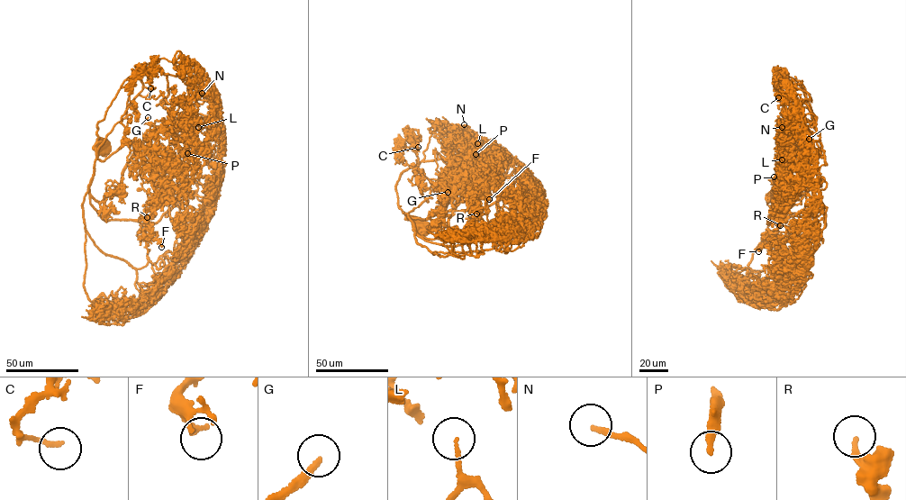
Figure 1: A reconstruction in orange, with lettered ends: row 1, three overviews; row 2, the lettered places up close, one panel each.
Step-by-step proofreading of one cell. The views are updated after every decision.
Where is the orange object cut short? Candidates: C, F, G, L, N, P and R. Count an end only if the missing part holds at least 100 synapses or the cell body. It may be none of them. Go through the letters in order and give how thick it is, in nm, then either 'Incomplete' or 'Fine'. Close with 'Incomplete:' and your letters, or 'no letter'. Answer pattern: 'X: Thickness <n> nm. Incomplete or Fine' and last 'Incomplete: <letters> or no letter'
C: Thickness 160 nm. Fine
F: Thickness 180 nm. Fine
G: Thickness 240 nm. Incomplete
L: Thickness 140 nm. Fine
N: Thickness 170 nm. Fine
P: Thickness 240 nm. Fine
R: Thickness 190 nm. Fine
Incomplete: G

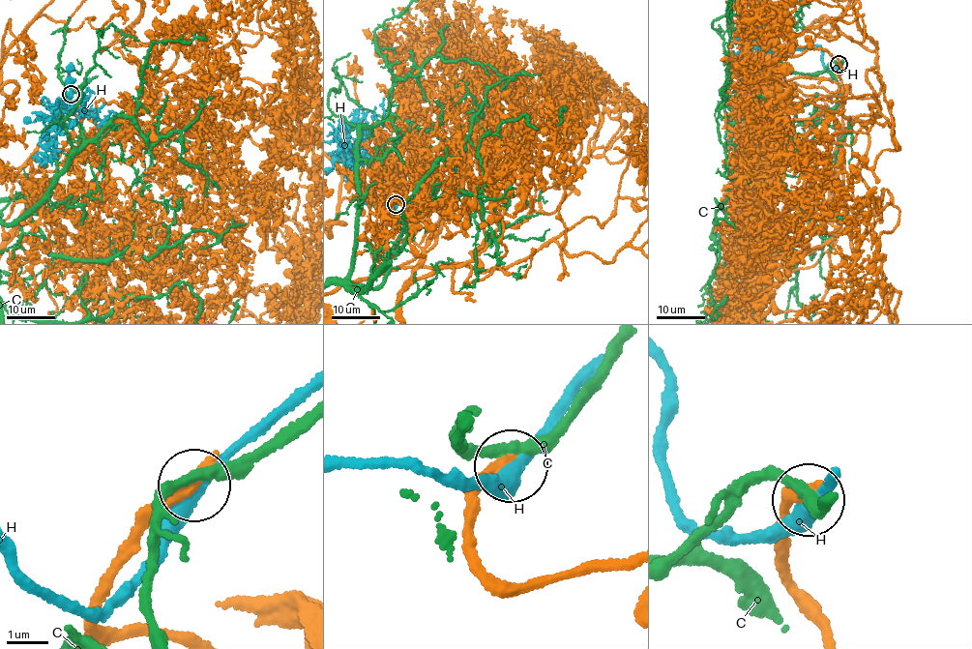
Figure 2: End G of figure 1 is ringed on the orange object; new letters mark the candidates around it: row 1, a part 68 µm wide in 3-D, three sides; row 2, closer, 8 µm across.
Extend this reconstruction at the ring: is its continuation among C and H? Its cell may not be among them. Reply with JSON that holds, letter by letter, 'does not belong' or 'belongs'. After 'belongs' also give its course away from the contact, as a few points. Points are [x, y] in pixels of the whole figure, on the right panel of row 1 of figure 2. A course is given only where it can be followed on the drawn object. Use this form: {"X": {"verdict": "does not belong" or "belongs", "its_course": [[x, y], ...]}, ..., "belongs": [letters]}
{"C": {"verdict": "does not belong"}, "H": {"verdict": "belongs"}, "belongs": ["H"]}

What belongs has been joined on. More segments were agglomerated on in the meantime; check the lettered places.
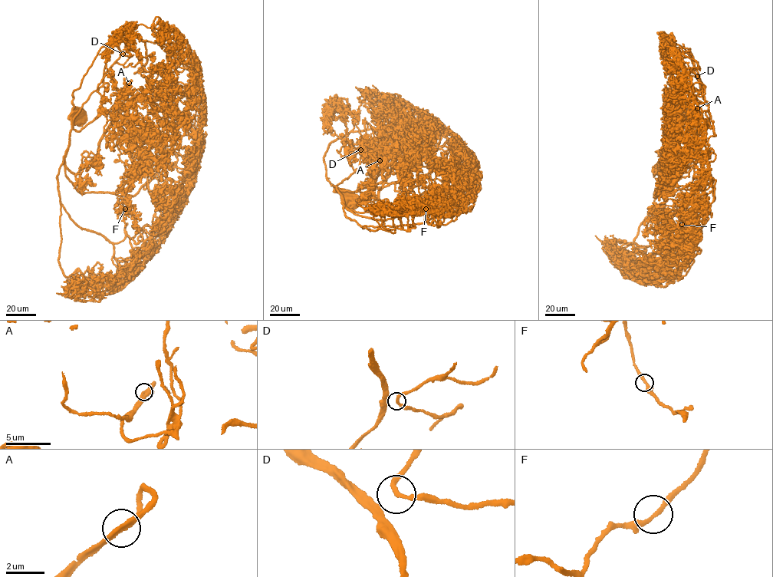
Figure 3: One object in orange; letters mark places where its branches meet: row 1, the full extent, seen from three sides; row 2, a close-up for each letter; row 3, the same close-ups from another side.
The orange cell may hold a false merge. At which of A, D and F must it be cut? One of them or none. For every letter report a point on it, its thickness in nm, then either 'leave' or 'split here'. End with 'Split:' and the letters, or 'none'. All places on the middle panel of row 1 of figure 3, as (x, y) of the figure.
A: at (379, 160); 360 nm thick; leave
D: at (360, 150); 160 nm thick; leave
F: at (425, 209); 240 nm thick; leave
Split: none

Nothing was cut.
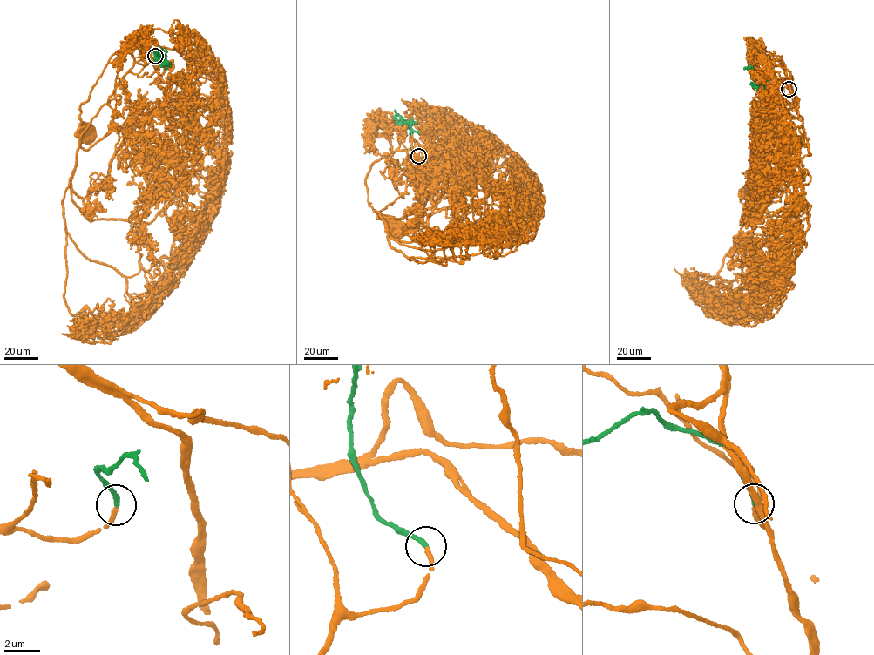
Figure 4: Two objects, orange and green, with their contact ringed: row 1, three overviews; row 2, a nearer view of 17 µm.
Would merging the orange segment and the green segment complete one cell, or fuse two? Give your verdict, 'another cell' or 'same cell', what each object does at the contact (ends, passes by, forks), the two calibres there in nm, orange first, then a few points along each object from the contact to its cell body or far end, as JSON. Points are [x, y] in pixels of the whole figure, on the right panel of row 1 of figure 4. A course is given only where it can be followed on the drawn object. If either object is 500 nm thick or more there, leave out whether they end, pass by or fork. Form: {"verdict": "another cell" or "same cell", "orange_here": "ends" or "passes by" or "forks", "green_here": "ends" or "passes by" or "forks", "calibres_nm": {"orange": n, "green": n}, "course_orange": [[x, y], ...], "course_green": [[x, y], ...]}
{"verdict": "same cell", "orange_here": "ends", "green_here": "ends", "calibres_nm": {"orange": 240, "green": 240}, "course_orange": [[789, 89], [790, 84], [795, 99], [792, 105], [781, 109], [764, 122], [781, 127]], "course_green": [[789, 89], [779, 80], [764, 83], [758, 73], [743, 68]]}

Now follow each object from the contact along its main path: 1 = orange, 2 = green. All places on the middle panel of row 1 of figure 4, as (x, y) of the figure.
1: (418, 157), (404, 171), (408, 178), (403, 199), (399, 196), (380, 212), (380, 218), (387, 219), (391, 225)
2: (418, 156), (412, 148), (409, 128), (395, 110)

